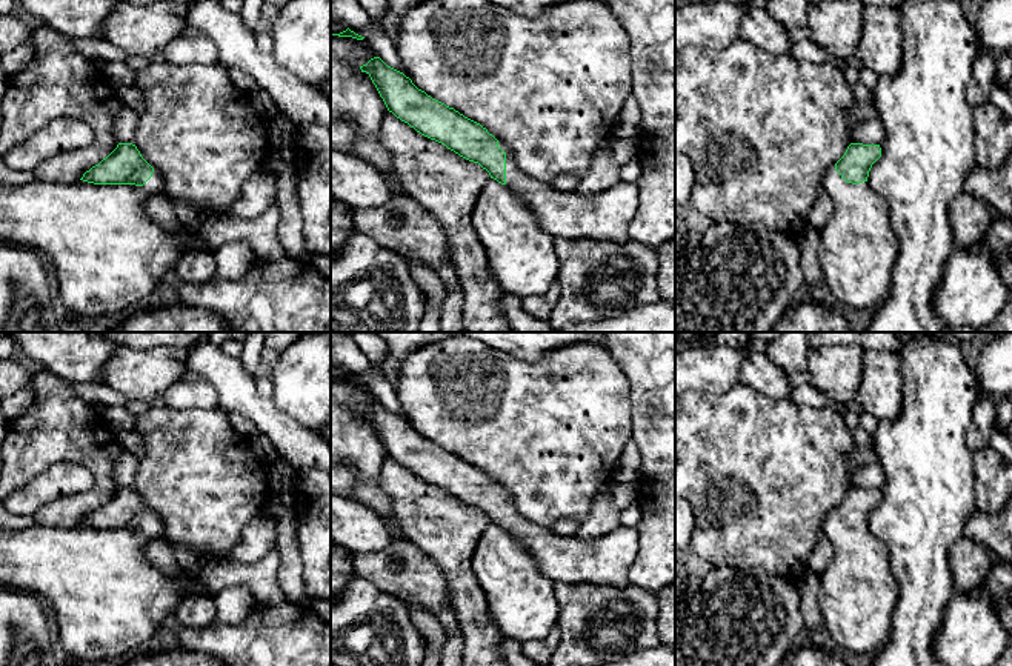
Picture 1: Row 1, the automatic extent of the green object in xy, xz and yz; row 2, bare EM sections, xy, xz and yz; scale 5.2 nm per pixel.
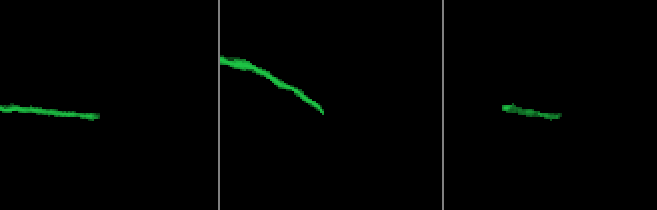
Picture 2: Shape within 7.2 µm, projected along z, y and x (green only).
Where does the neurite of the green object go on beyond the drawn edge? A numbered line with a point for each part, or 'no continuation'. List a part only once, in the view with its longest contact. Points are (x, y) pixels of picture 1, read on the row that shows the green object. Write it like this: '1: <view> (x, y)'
1: xy (108, 253)

